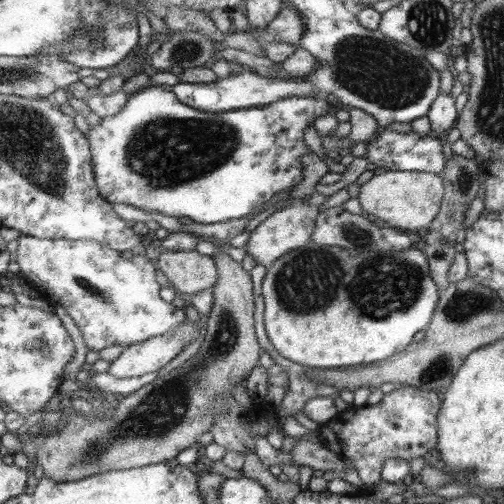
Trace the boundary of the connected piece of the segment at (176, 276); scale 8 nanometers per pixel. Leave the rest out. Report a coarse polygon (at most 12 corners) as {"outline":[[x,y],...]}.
{"outline":[[163,250],[158,268],[189,298],[213,288],[214,258]]}

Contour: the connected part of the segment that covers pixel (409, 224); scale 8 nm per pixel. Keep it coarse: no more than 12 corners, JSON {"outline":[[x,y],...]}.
{"outline":[[371,174],[358,194],[383,226],[428,228],[444,198],[438,174]]}

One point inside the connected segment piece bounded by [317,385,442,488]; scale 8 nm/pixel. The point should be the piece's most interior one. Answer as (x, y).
(402, 425)

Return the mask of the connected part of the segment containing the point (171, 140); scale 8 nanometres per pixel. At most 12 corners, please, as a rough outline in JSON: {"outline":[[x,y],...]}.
{"outline":[[146,86],[89,128],[111,203],[244,218],[303,180],[318,95]]}

